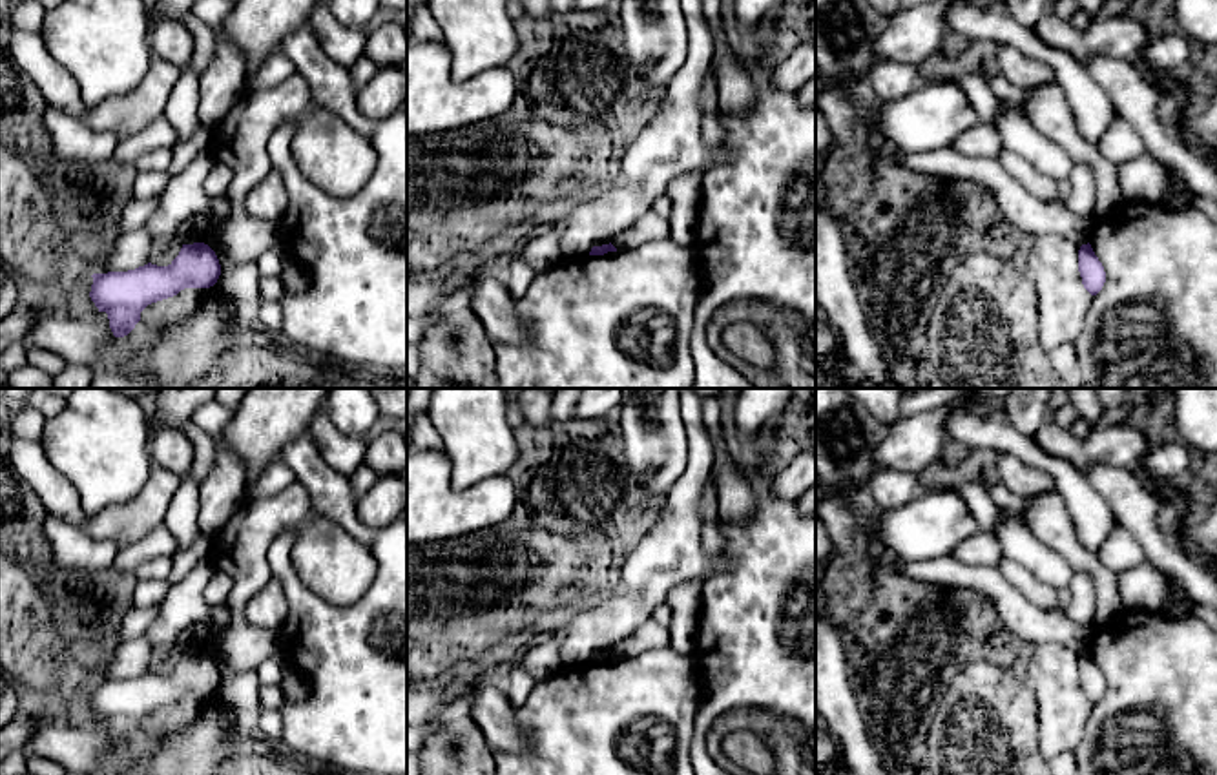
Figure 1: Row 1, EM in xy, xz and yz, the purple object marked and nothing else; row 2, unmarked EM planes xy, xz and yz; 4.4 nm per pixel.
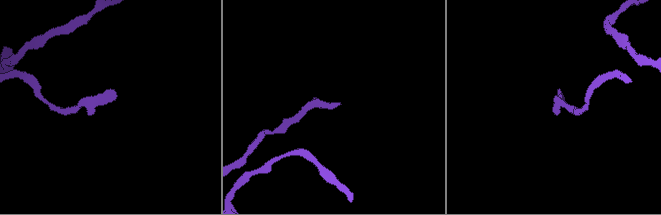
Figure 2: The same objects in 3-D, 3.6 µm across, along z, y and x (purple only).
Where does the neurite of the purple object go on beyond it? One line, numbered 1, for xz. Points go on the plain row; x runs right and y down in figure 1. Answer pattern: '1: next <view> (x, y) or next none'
1: next none

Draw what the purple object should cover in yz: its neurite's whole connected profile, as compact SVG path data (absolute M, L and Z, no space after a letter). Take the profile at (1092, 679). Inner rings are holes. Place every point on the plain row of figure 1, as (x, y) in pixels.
M1089 651L1082 653L1078 658L1078 680L1080 680L1084 697L1091 704L1097 704L1106 691L1106 680Z

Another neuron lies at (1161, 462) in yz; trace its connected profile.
M1153 438L1142 461L1133 470L1146 485L1149 485L1162 480L1179 480L1186 472L1188 465L1190 454L1182 443L1160 443Z

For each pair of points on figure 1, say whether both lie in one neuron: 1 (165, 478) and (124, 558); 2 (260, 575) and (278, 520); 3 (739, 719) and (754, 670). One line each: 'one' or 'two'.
1: two
2: one
3: two

